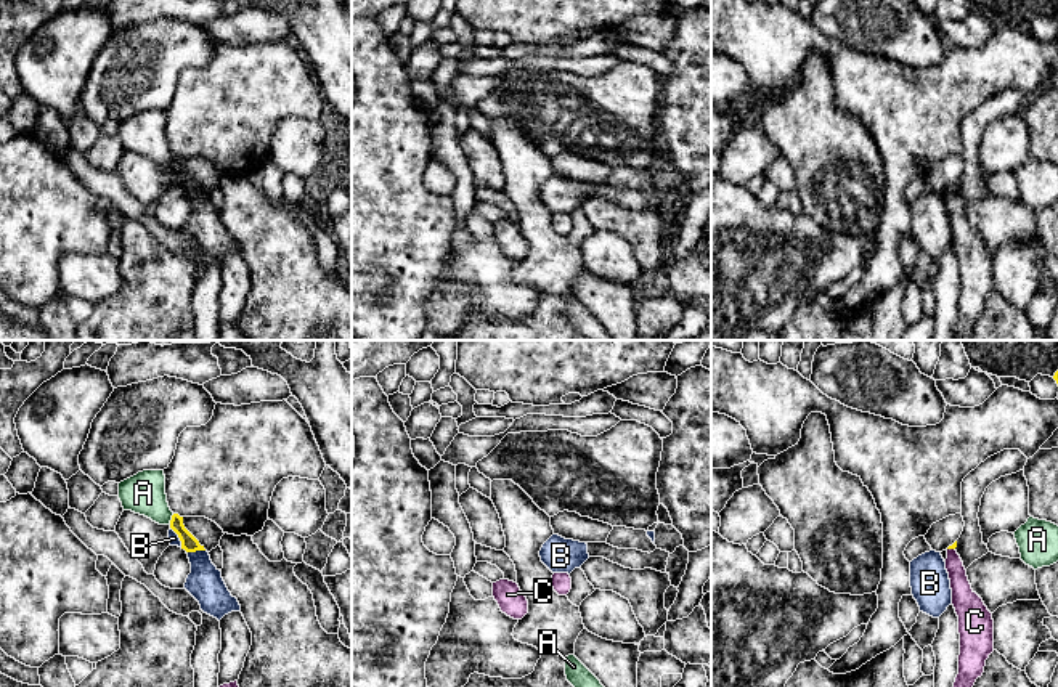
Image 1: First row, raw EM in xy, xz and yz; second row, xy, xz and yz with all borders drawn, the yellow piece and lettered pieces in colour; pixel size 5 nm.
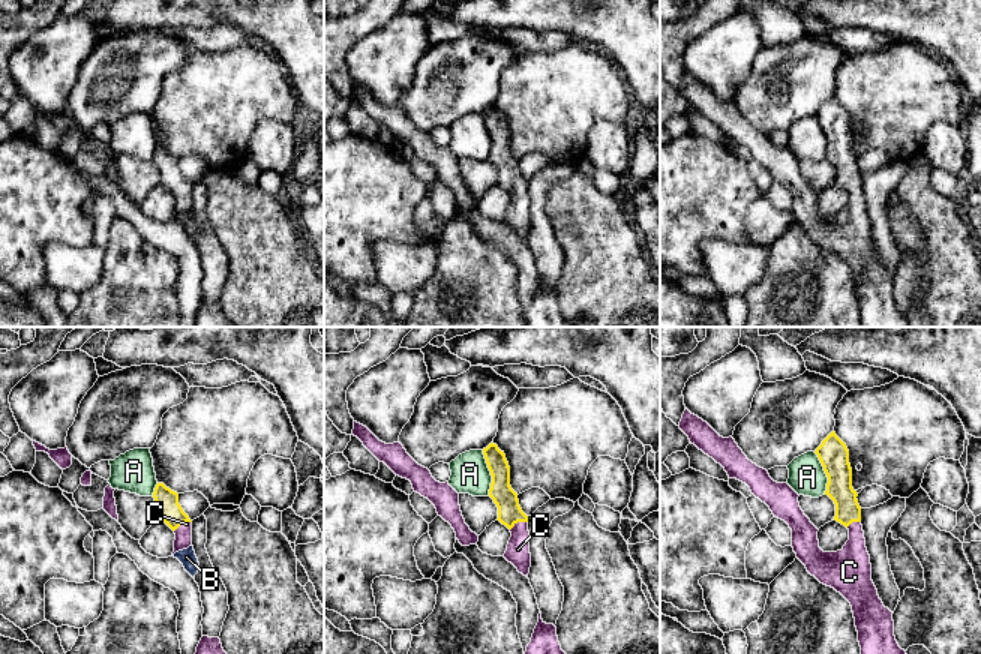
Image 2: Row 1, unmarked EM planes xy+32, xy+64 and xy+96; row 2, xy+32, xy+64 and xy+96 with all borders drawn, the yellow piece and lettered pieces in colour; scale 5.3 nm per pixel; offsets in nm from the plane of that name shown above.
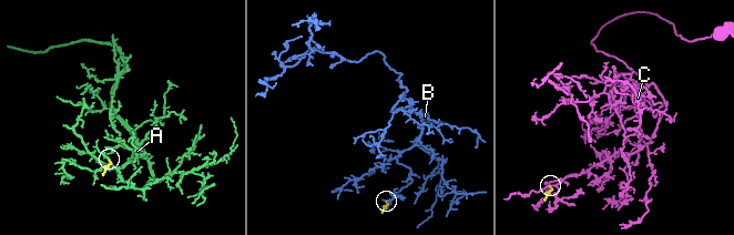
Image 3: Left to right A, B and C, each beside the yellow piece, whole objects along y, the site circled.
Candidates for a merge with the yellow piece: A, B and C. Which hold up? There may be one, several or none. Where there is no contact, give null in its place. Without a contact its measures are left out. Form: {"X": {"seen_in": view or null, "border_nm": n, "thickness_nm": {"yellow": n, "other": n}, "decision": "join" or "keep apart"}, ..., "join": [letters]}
{"A": {"seen_in": "xy", "border_nm": 50, "thickness_nm": {"yellow": 80, "other": 200}, "decision": "keep apart"}, "B": {"seen_in": "xy", "border_nm": 120, "thickness_nm": {"yellow": 80, "other": 50}, "decision": "keep apart"}, "C": {"seen_in": "yz", "border_nm": 40, "thickness_nm": {"yellow": 20, "other": 110}, "decision": "join"}, "join": ["C"]}

